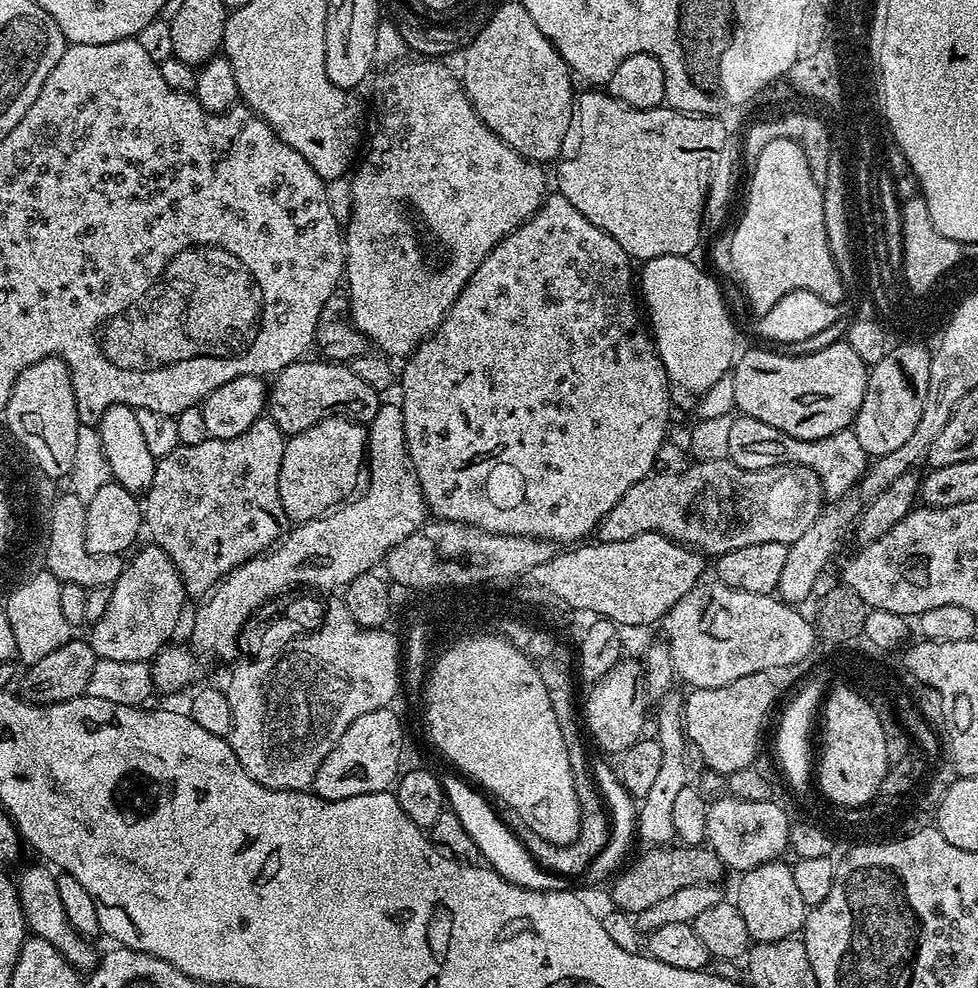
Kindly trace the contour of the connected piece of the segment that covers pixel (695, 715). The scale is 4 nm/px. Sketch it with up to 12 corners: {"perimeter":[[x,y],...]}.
{"perimeter":[[773,677],[693,688],[684,734],[705,769],[753,767]]}

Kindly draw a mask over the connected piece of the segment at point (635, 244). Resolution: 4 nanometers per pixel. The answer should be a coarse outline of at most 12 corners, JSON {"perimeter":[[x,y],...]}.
{"perimeter":[[579,93],[559,195],[633,261],[691,257],[730,135]]}

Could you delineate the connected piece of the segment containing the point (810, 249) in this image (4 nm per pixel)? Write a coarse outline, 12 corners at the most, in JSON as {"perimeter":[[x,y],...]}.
{"perimeter":[[804,151],[758,154],[738,284],[762,317],[792,291],[843,305]]}

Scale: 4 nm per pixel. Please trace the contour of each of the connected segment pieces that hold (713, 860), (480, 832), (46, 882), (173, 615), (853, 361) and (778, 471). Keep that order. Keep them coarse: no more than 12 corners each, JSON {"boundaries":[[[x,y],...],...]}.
{"boundaries":[[[656,846],[611,881],[639,914],[726,872],[708,846]],[[441,775],[481,859],[522,889],[565,891],[537,863],[477,787]],[[30,865],[18,876],[27,931],[73,968],[95,969],[93,941],[66,918],[56,876]],[[146,544],[111,587],[88,641],[97,659],[151,661],[188,595]],[[847,342],[741,351],[734,402],[799,440],[853,427],[870,368]],[[730,459],[634,482],[595,539],[715,558],[793,544],[826,507],[797,464]]]}

